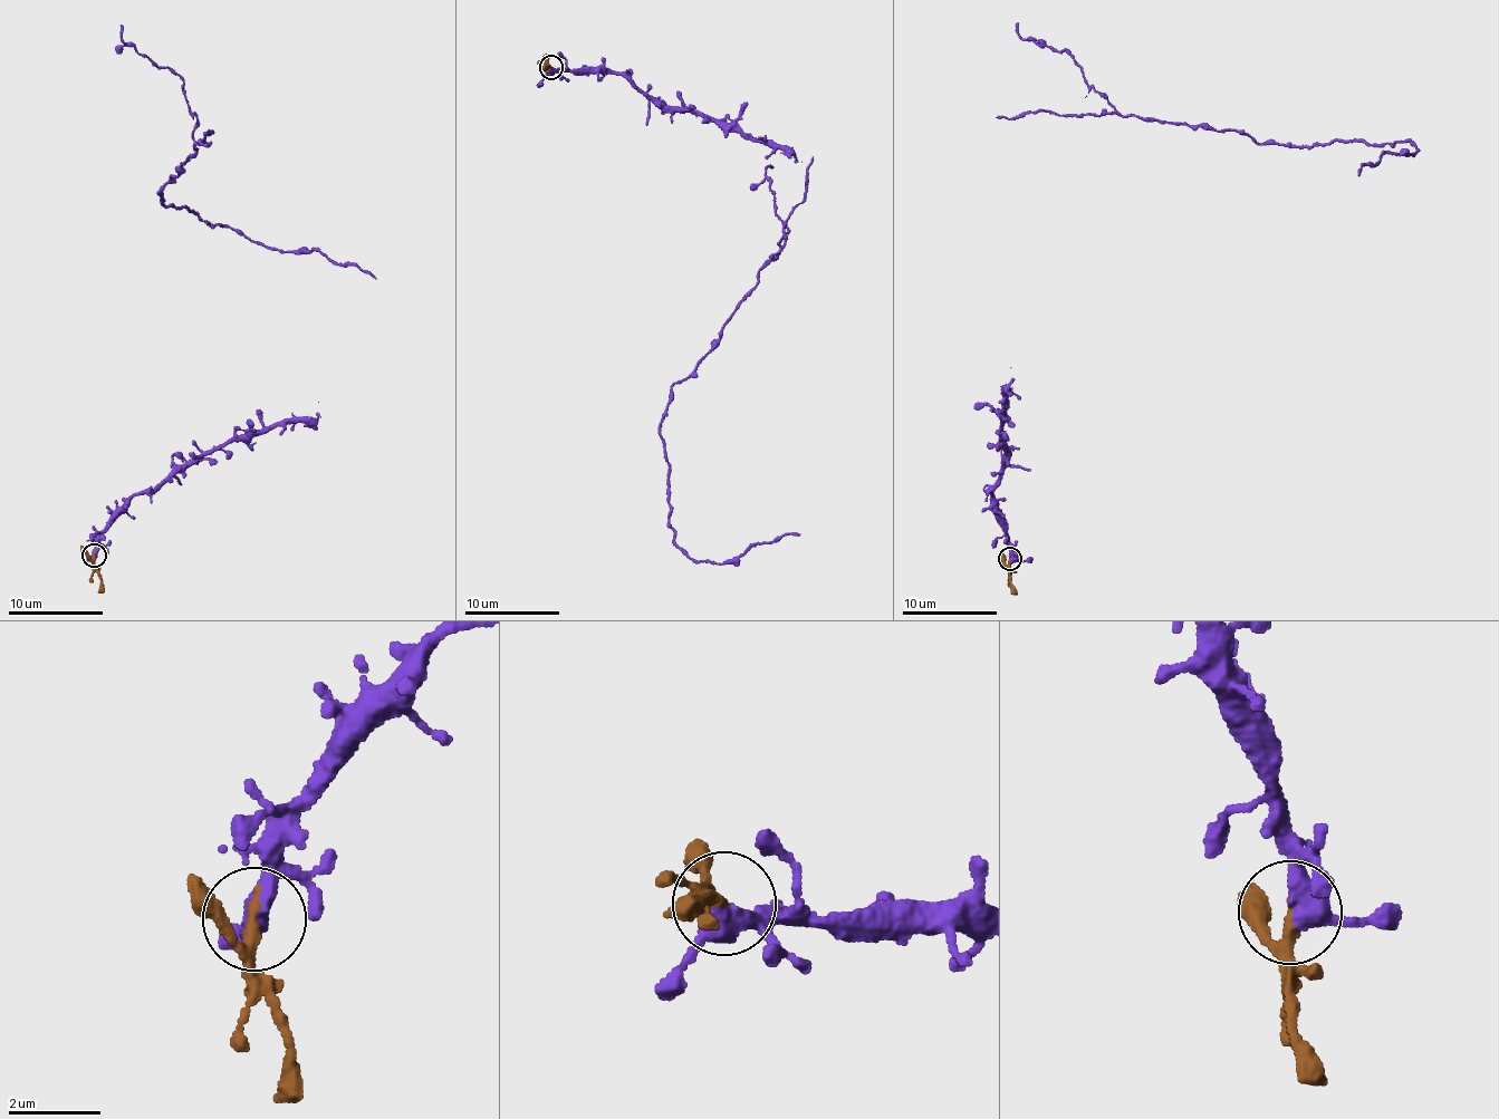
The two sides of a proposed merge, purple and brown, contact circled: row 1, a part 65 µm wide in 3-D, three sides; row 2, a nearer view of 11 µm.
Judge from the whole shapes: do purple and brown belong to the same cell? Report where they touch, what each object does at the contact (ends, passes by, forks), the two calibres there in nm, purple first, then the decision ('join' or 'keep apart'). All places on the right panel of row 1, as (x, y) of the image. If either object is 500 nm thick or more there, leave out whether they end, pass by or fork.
(1009, 559) | purple passes by | brown passes by | 440/220 nm | join

